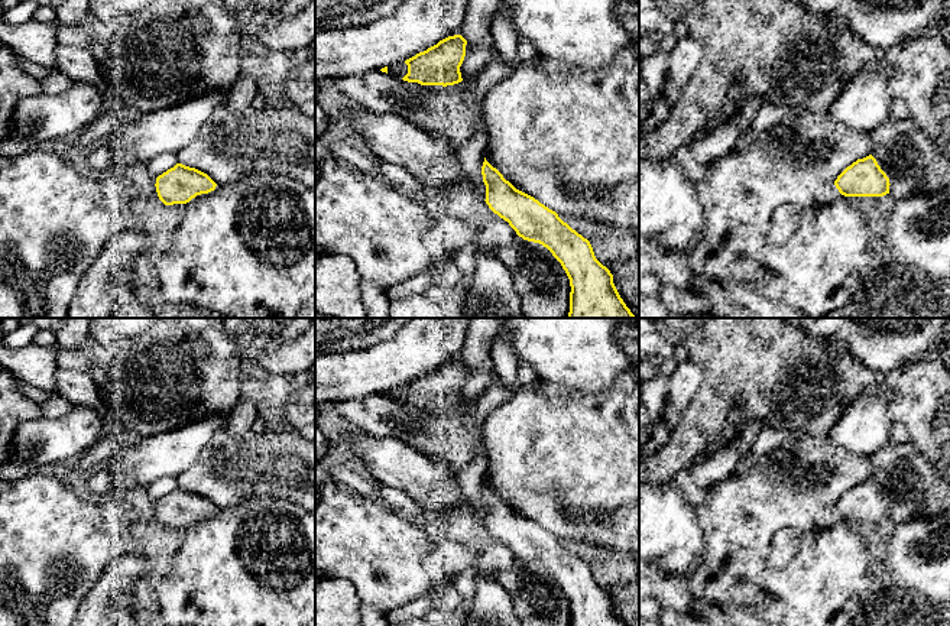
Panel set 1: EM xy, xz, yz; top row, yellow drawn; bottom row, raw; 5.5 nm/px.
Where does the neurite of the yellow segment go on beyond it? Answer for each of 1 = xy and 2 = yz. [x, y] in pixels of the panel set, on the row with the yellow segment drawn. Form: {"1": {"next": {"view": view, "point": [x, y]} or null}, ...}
{"1": {"next": null}, "2": {"next": null}}

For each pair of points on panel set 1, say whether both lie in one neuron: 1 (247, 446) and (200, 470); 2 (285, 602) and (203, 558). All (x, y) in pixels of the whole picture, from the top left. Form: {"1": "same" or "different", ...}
{"1": "same", "2": "same"}

